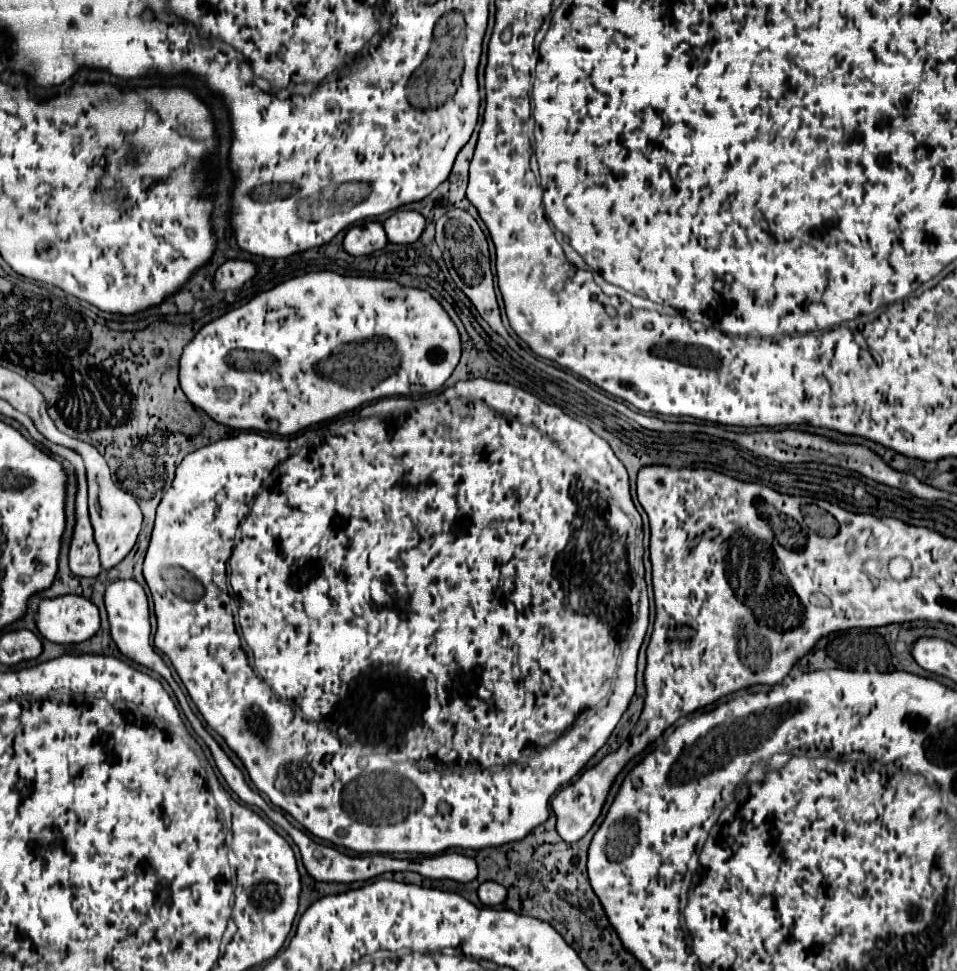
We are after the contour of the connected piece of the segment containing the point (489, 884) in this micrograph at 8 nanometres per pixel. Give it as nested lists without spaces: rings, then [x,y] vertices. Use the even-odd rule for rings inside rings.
[[[486,881],[478,887],[478,897],[484,905],[492,907],[492,905],[498,905],[506,899],[506,889],[494,881]]]

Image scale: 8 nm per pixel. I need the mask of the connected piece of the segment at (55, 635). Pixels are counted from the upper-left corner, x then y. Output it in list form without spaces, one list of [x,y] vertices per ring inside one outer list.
[[[60,595],[54,599],[40,599],[36,607],[36,629],[44,639],[54,643],[86,641],[100,629],[98,607],[82,595]]]

